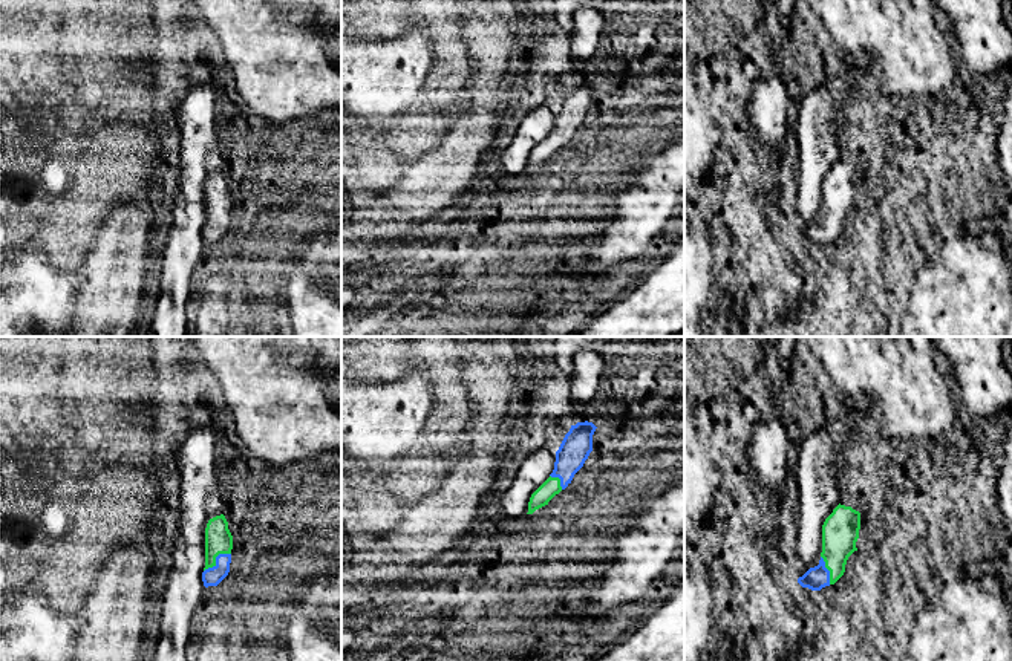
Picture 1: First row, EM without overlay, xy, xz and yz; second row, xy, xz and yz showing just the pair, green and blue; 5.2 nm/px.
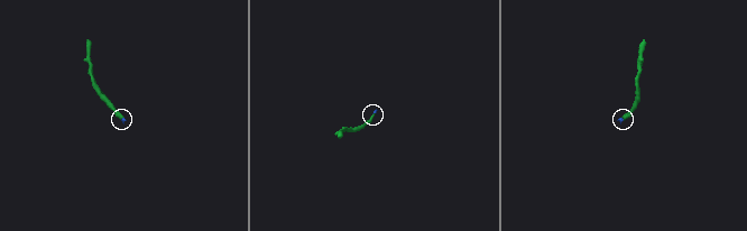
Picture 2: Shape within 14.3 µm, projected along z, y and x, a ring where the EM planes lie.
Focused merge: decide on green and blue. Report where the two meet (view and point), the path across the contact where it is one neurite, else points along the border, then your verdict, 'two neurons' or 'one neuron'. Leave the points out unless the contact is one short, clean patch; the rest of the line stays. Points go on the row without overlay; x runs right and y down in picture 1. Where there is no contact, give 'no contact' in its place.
xy (215, 216) | across xy (218, 196), (215, 216), (213, 233) | one neuron

